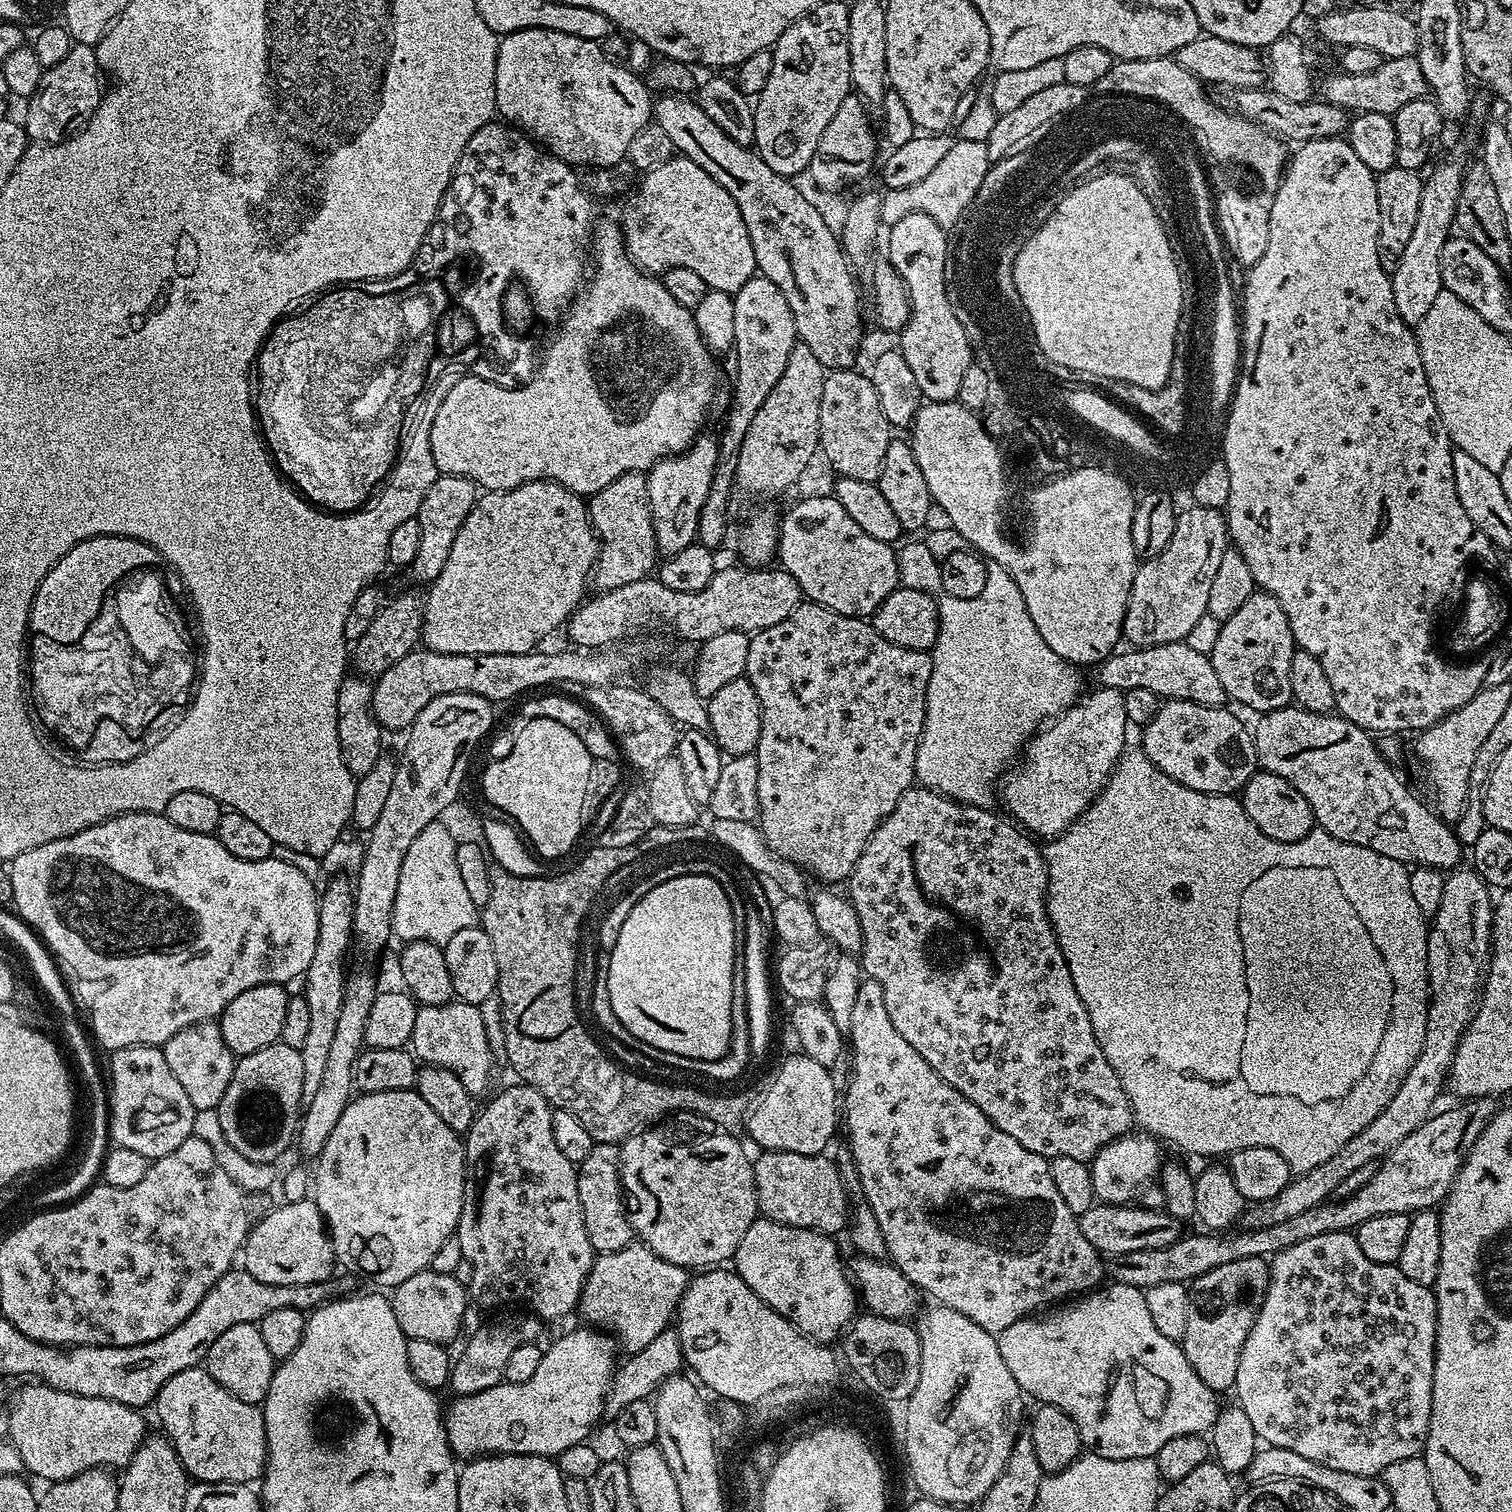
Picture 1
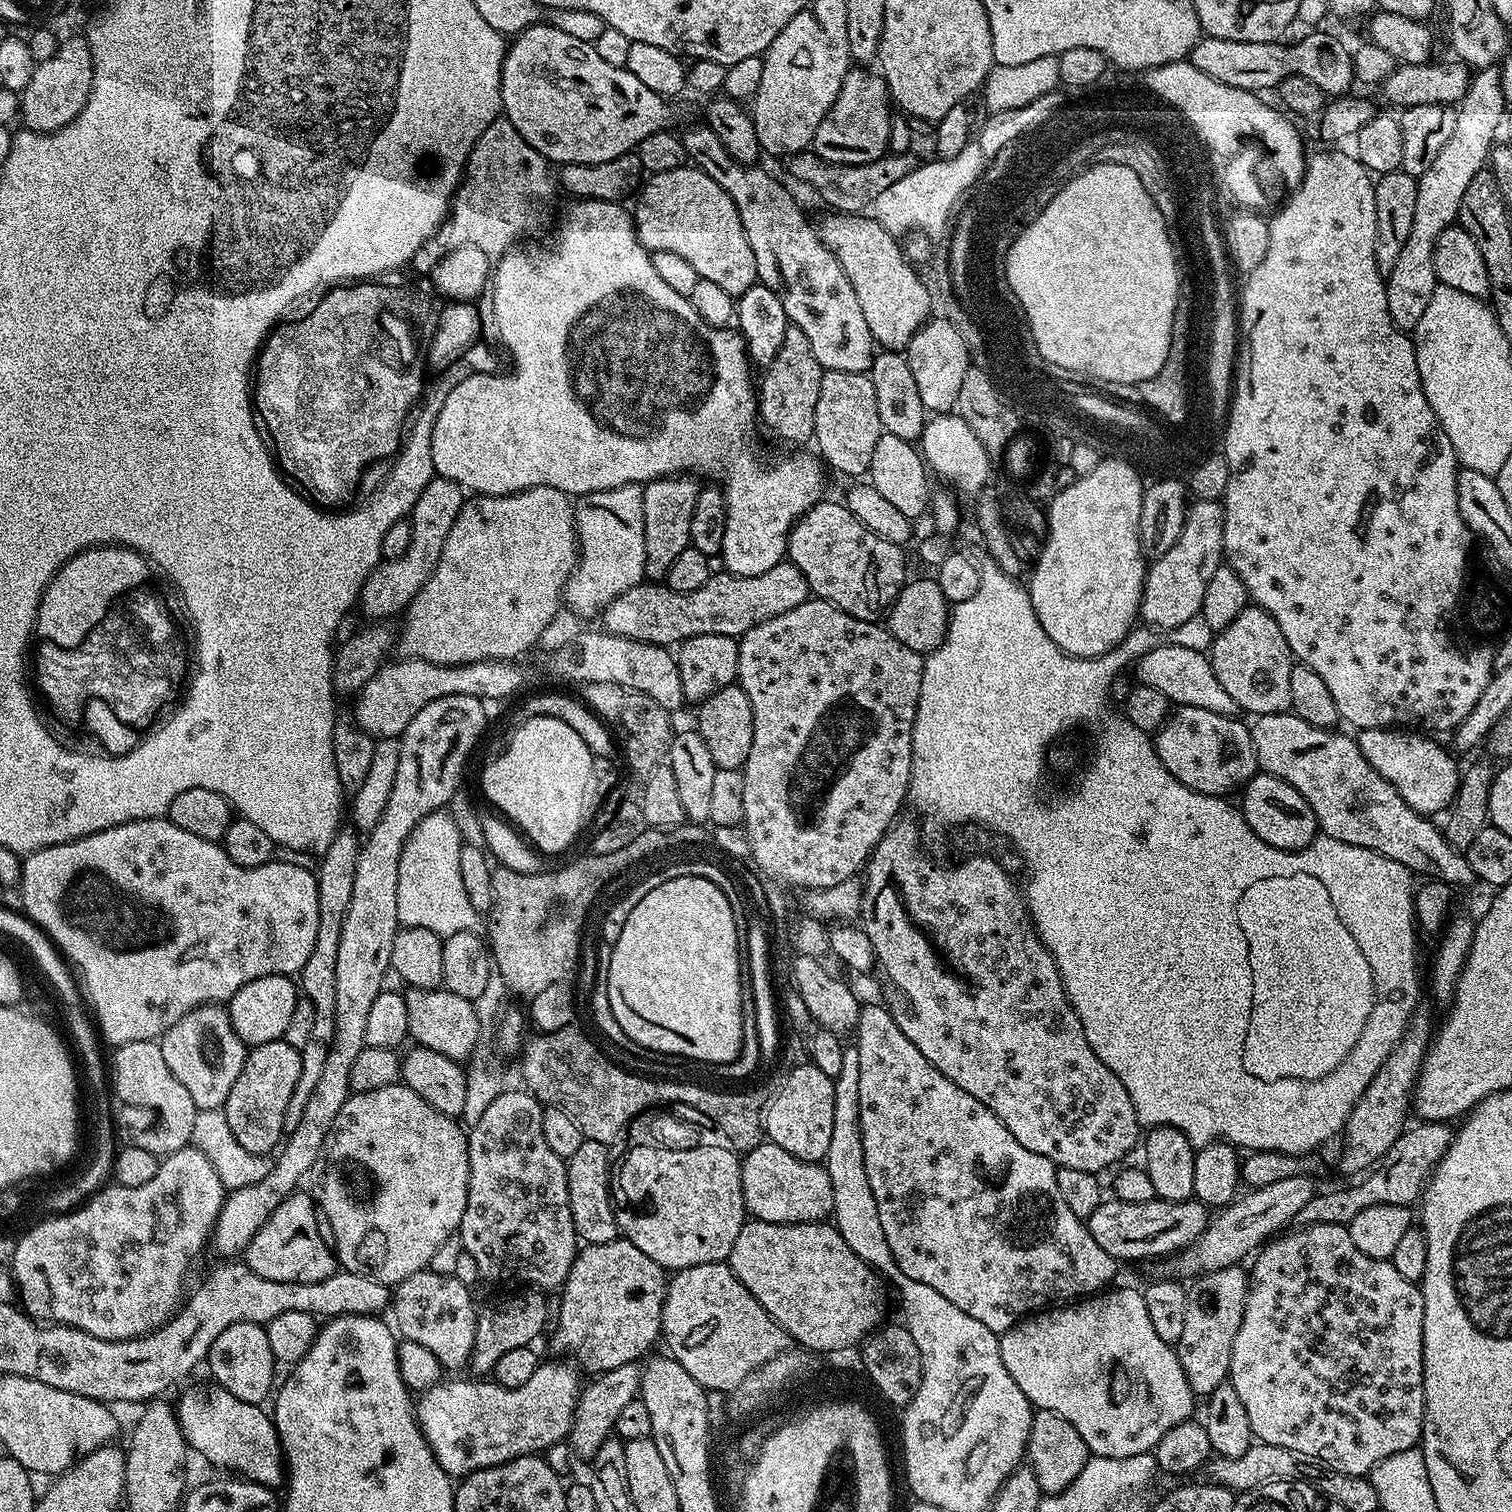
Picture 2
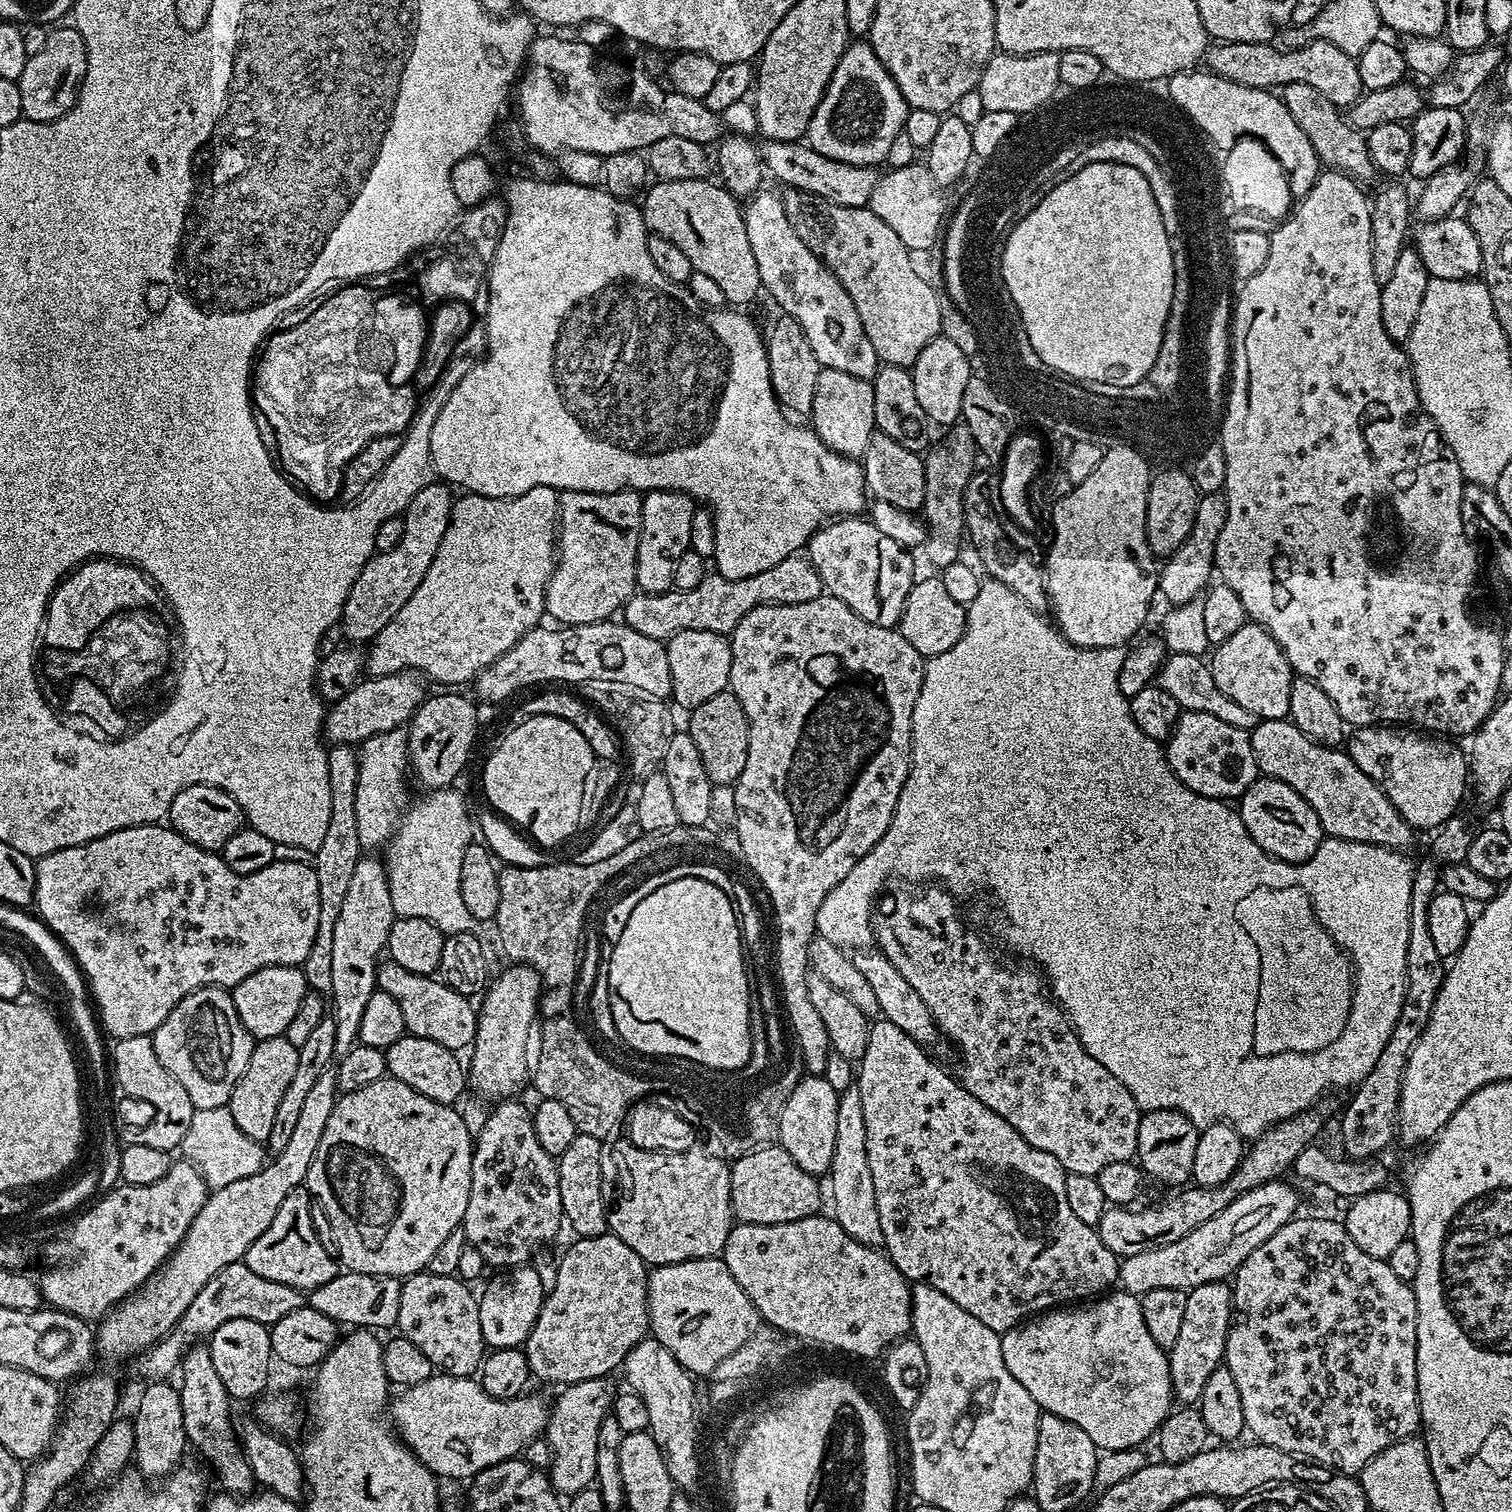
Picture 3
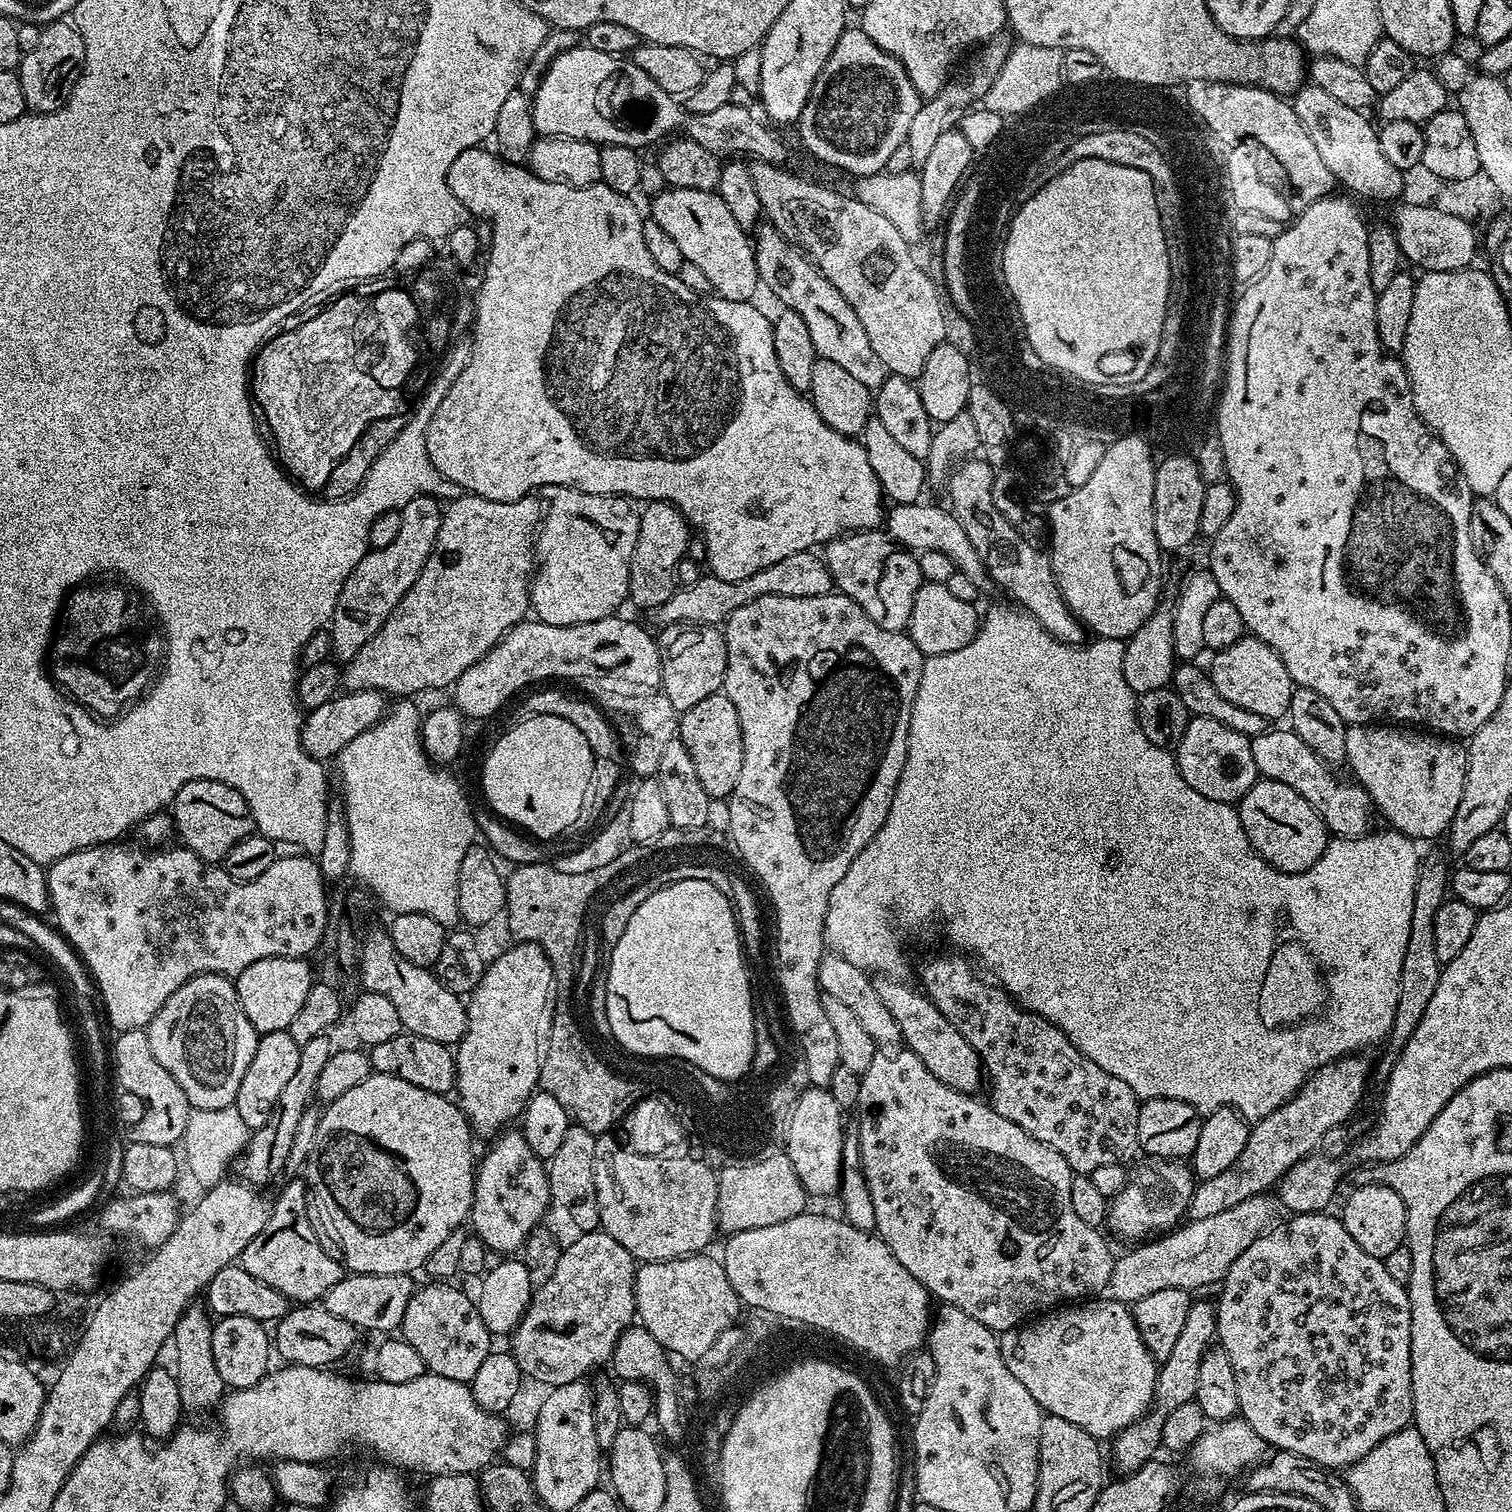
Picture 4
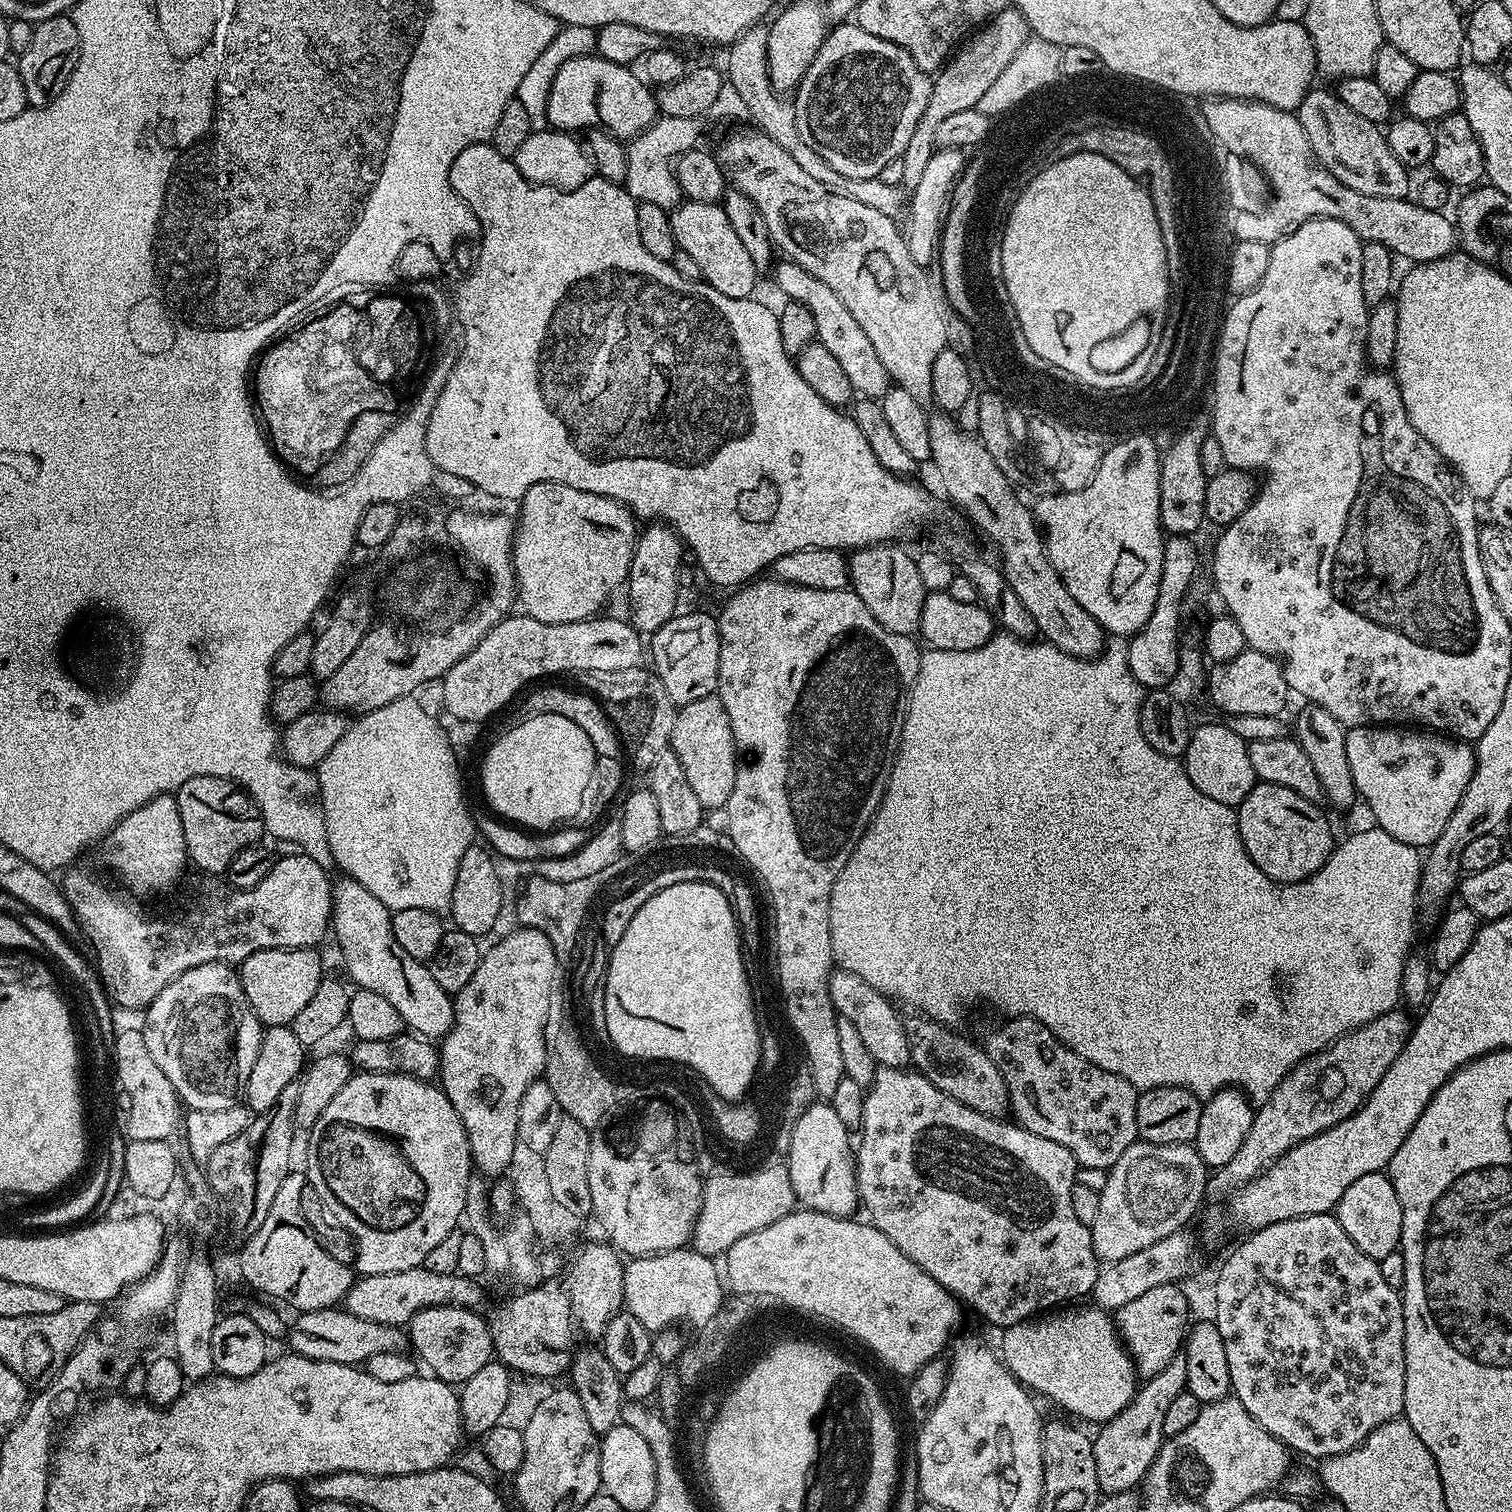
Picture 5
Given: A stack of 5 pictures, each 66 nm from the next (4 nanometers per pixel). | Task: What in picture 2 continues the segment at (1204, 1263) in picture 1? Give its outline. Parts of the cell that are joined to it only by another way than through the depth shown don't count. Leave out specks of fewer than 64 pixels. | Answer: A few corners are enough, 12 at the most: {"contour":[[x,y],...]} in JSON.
{"contour":[[1444,1122],[1409,1127],[1349,1188],[1317,1194],[1295,1223],[1348,1223],[1412,1206],[1452,1145]]}

